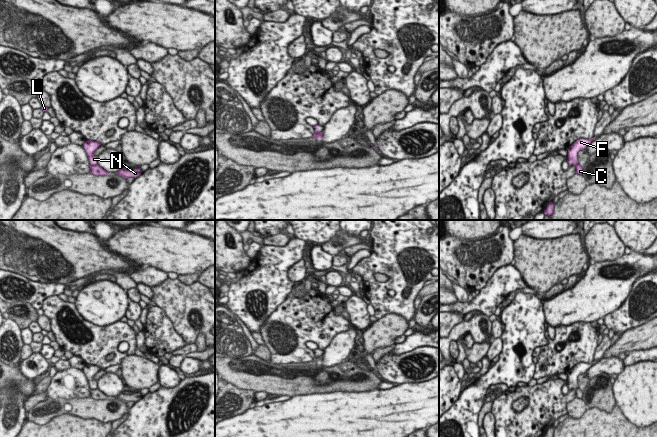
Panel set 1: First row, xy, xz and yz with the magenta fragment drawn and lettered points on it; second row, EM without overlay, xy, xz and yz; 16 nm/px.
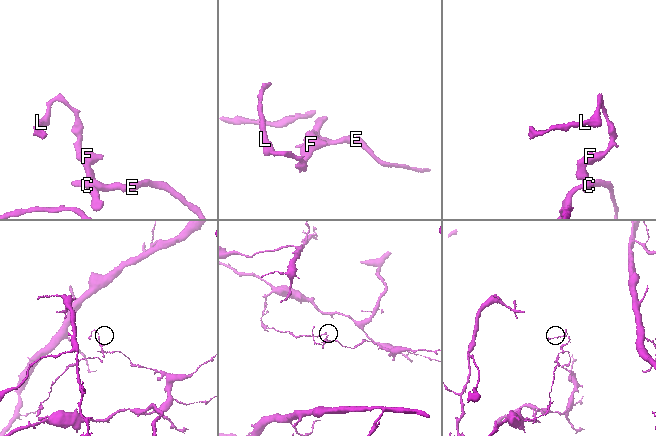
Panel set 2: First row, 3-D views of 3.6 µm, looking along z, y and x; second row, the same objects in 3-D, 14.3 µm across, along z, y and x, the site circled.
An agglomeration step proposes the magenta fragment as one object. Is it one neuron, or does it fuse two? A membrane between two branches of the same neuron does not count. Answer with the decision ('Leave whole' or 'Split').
Split.

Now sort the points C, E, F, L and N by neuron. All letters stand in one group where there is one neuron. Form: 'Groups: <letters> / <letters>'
Groups: C E / F L N.

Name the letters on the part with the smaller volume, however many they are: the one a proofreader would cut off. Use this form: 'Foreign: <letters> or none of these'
Foreign: F, L, N

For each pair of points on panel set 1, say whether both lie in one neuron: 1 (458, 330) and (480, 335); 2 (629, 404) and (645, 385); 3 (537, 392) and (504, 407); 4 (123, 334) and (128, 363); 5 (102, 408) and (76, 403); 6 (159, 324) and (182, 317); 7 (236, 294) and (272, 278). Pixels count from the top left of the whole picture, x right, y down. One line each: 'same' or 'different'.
1: same
2: same
3: same
4: different
5: same
6: different
7: same

